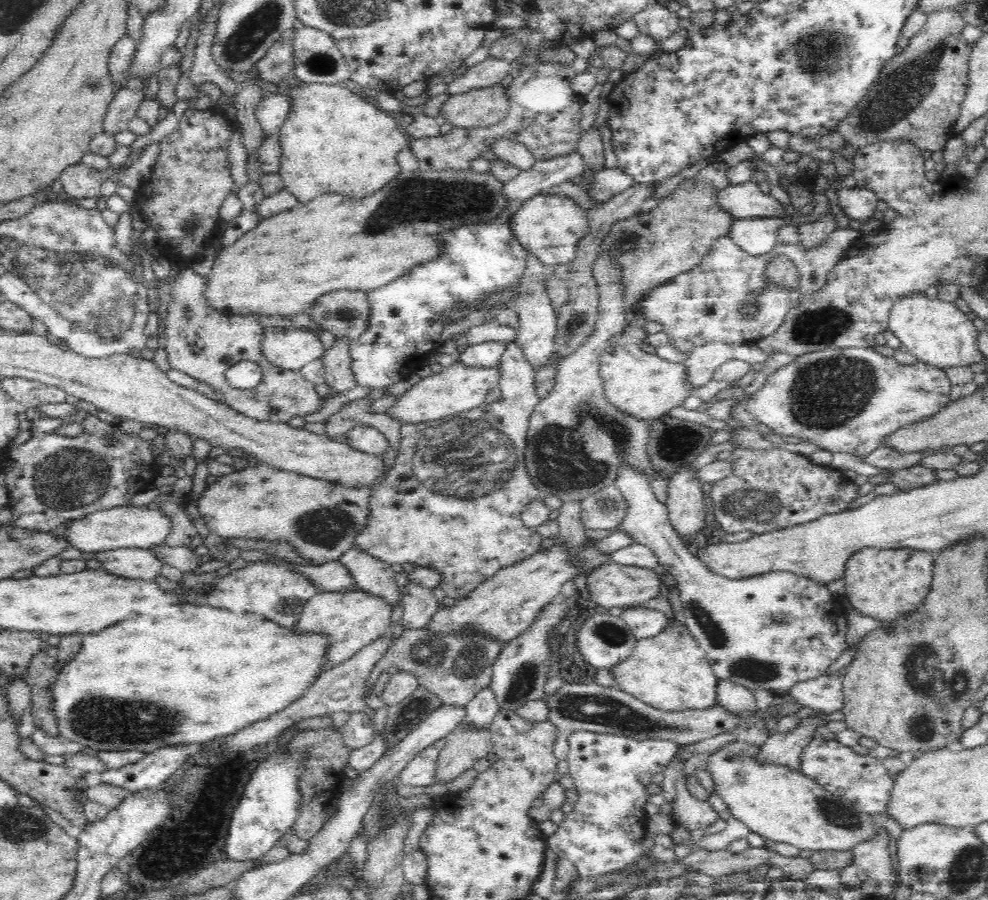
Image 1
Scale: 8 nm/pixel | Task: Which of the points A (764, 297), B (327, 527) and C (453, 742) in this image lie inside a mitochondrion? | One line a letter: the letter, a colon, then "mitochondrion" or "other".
A: mitochondrion
B: mitochondrion
C: other

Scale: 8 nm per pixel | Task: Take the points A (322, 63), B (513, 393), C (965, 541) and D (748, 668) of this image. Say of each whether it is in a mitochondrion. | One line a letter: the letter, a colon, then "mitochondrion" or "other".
A: mitochondrion
B: other
C: other
D: mitochondrion

